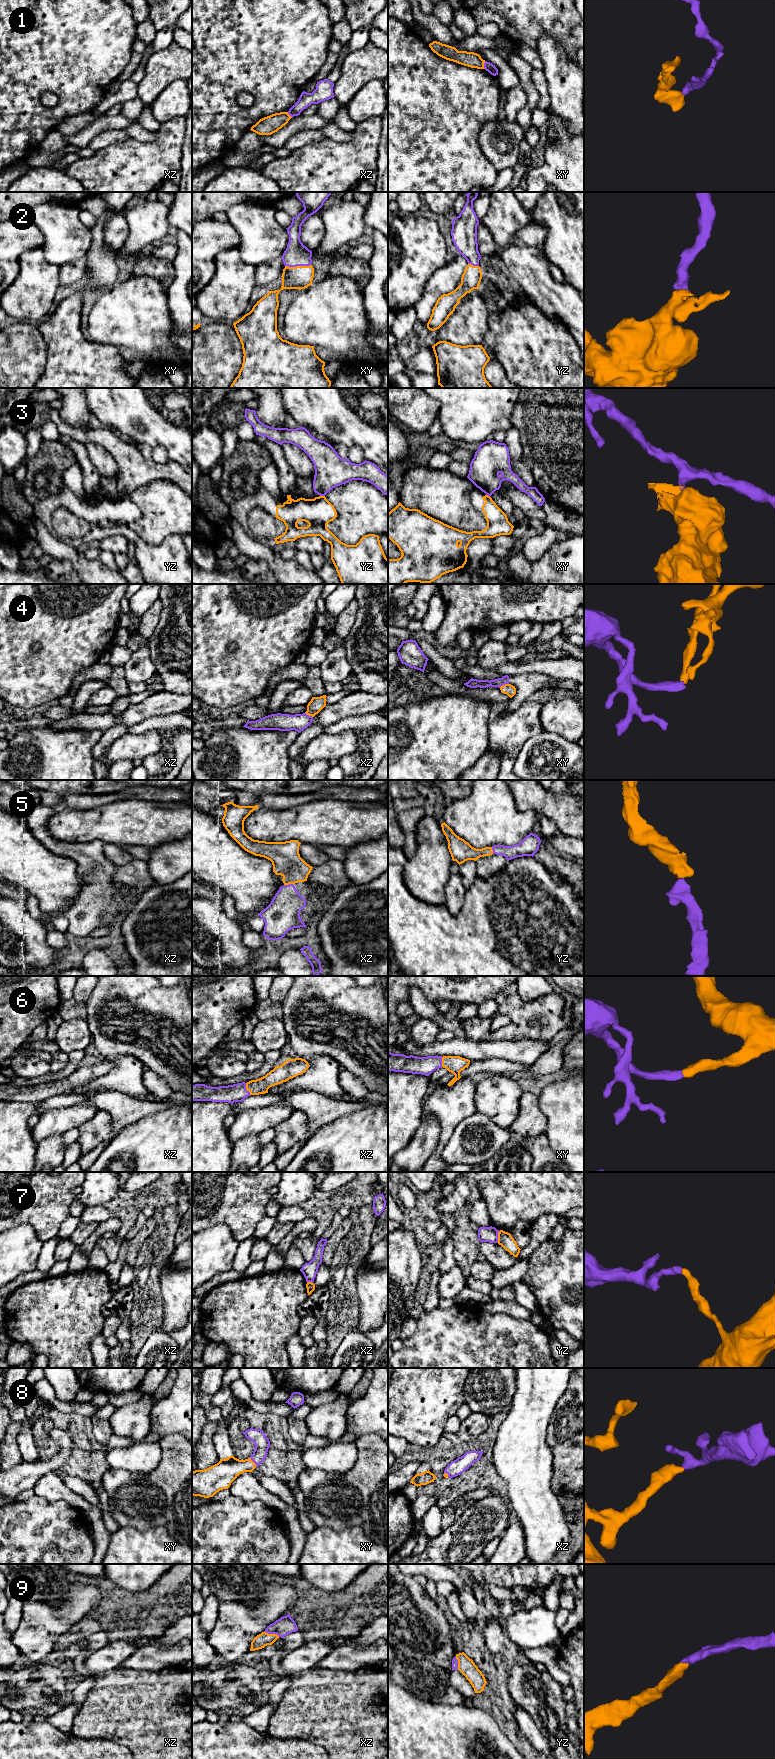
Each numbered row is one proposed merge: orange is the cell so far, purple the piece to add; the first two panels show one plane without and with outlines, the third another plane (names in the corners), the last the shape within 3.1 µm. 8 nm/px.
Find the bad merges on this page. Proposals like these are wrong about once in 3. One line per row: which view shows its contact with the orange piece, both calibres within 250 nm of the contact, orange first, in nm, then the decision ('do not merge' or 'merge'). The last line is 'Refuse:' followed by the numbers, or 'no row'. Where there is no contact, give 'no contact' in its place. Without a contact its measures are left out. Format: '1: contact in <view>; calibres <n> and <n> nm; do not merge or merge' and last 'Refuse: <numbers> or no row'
1: contact in xy; calibres 120 and 70 nm; do not merge
2: contact in xy; calibres 190 and 190 nm; merge
3: contact in yz; calibres 240 and 260 nm; do not merge
4: contact in xy; calibres 90 and 80 nm; do not merge
5: contact in xz; calibres 240 and 280 nm; merge
6: contact in xz; calibres 130 and 140 nm; merge
7: contact in yz; calibres 120 and 130 nm; do not merge
8: contact in xy; calibres 190 and 120 nm; merge
9: contact in xz; calibres 110 and 150 nm; merge
Refuse: 1, 3, 4, 7

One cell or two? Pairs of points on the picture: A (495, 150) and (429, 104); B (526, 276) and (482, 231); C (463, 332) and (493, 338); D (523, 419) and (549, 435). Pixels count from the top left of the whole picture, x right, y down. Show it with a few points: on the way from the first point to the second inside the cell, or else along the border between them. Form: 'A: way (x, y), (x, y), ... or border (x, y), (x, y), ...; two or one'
A: border (492, 119), (478, 137), (488, 159); two
B: border (482, 224), (492, 236), (496, 253); two
C: border (489, 313), (488, 329), (483, 340); two
D: way (529, 419), (533, 419), (543, 429); one

